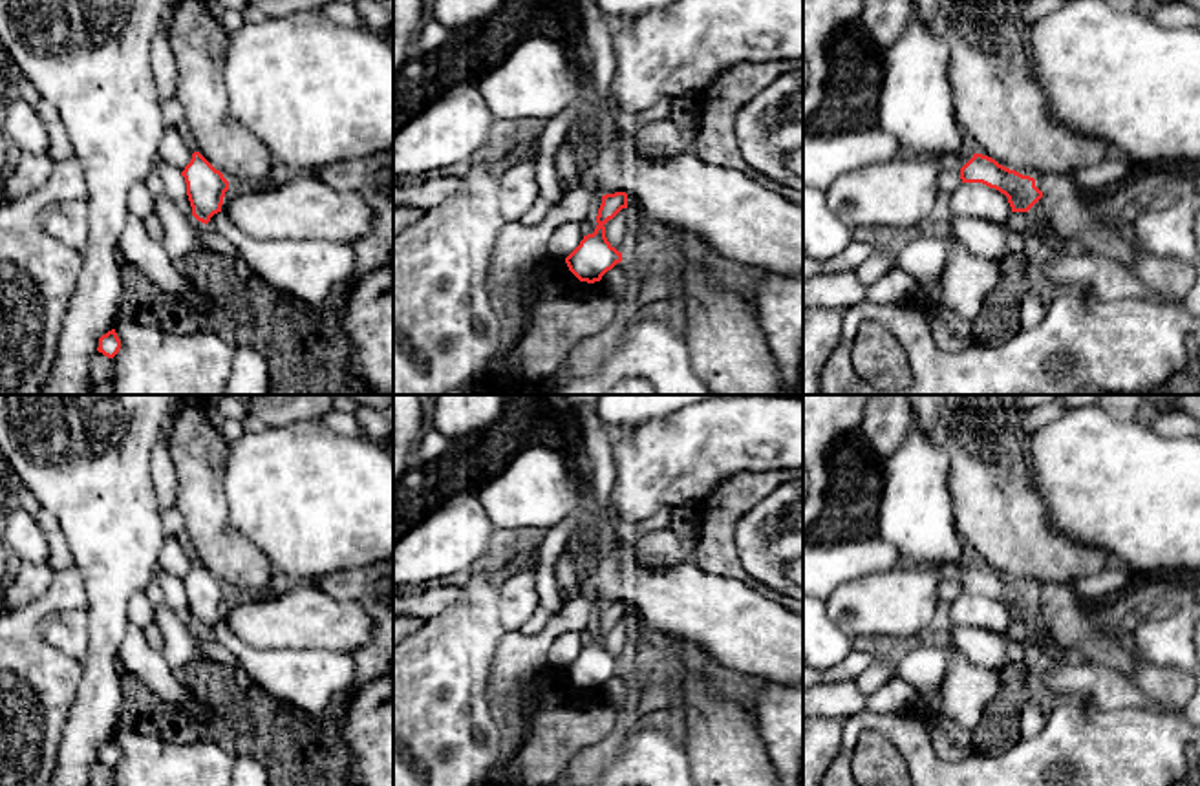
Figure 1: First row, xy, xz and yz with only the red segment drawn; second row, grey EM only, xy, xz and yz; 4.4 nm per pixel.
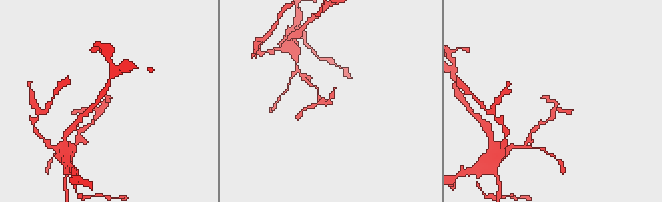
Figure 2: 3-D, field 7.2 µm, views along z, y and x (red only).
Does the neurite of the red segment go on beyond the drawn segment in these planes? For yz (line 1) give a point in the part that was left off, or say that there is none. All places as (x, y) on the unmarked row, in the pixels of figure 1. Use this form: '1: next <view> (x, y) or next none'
1: next none

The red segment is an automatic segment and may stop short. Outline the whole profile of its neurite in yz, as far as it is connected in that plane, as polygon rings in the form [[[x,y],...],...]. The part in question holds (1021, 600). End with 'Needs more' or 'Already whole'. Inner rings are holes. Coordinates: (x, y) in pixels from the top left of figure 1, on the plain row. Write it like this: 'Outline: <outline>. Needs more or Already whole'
Outline: [[[973,563],[960,578],[960,589],[999,600],[1008,607],[1012,621],[1028,621],[1043,607],[1034,587],[1010,579],[982,563]]]. Already whole

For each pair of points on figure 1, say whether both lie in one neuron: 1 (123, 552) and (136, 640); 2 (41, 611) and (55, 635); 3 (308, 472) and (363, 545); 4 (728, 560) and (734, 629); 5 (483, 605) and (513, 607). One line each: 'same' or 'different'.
1: different
2: different
3: same
4: different
5: different

